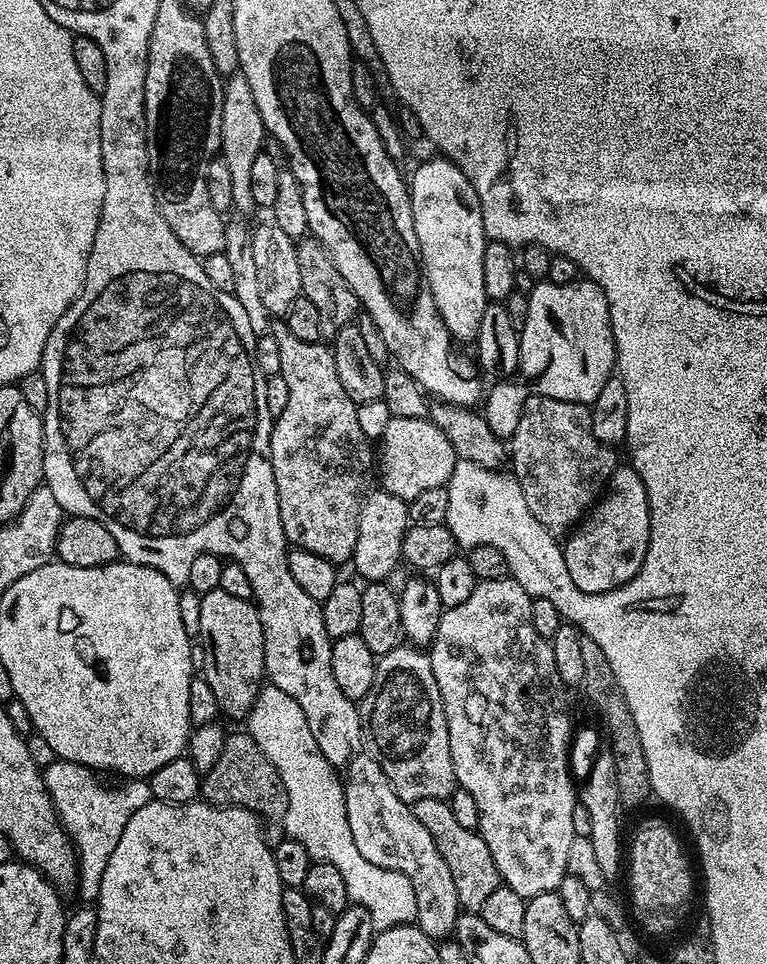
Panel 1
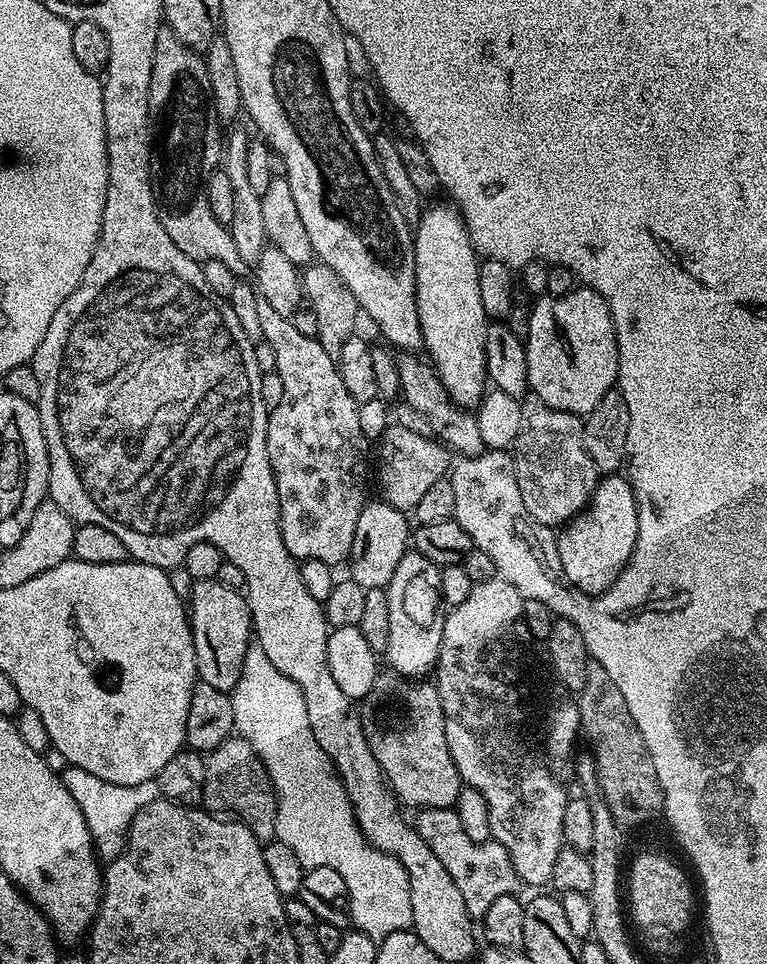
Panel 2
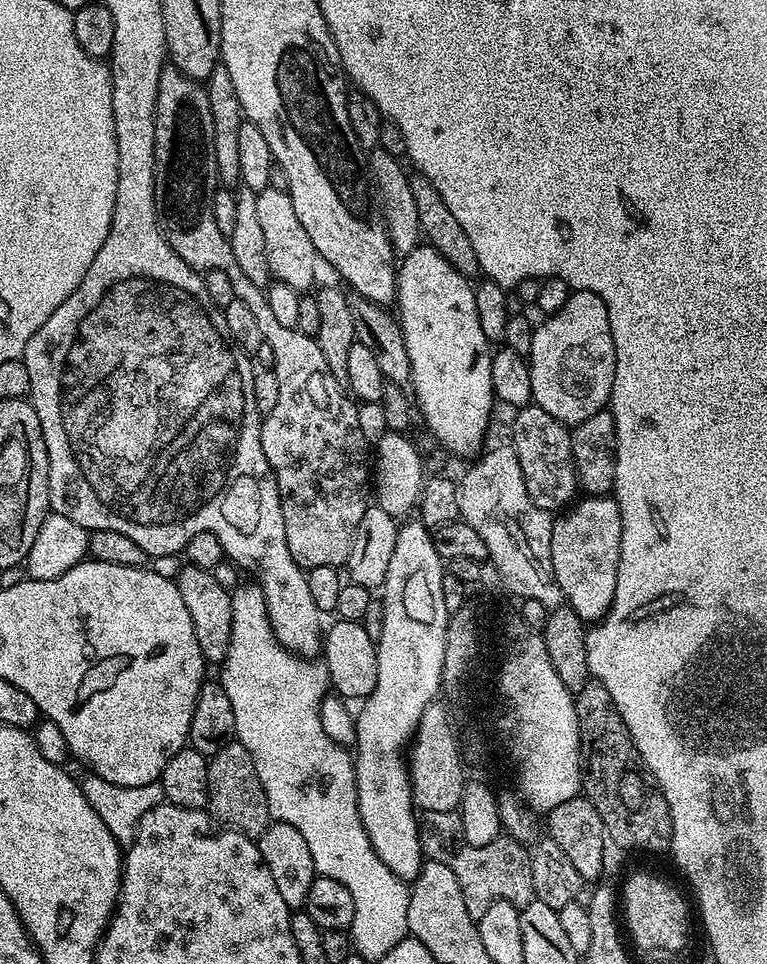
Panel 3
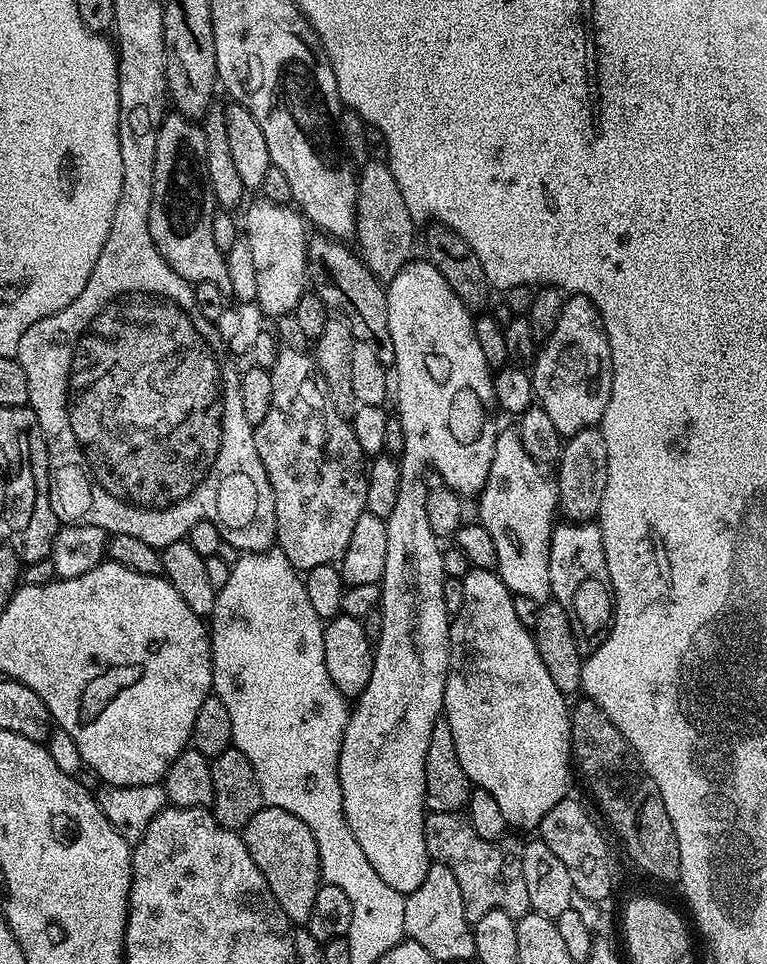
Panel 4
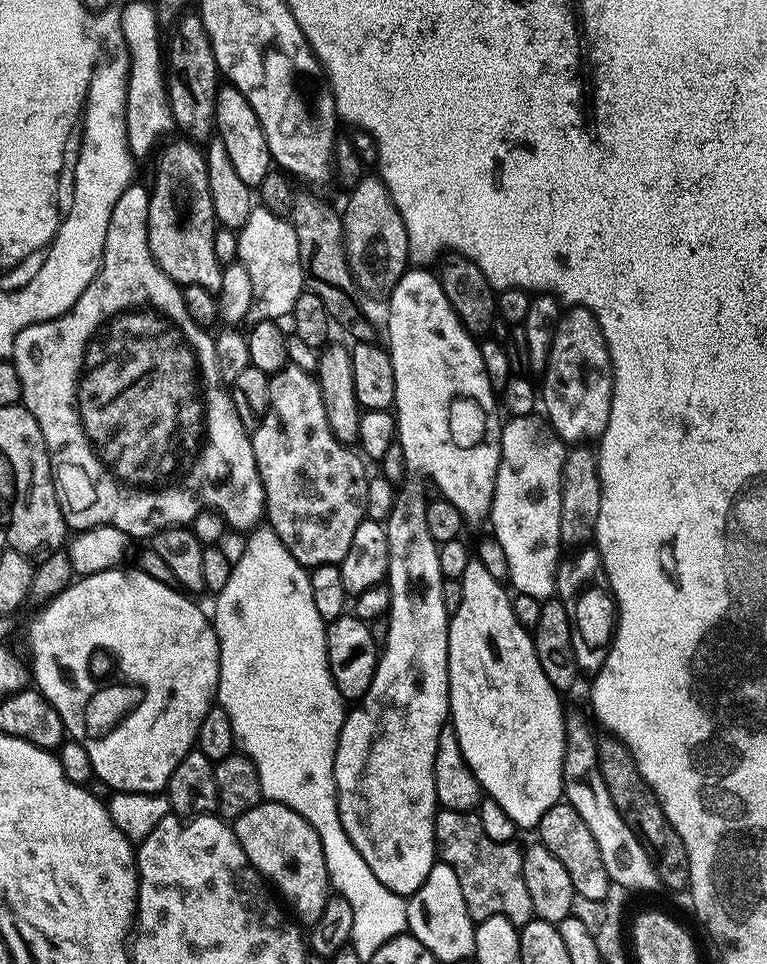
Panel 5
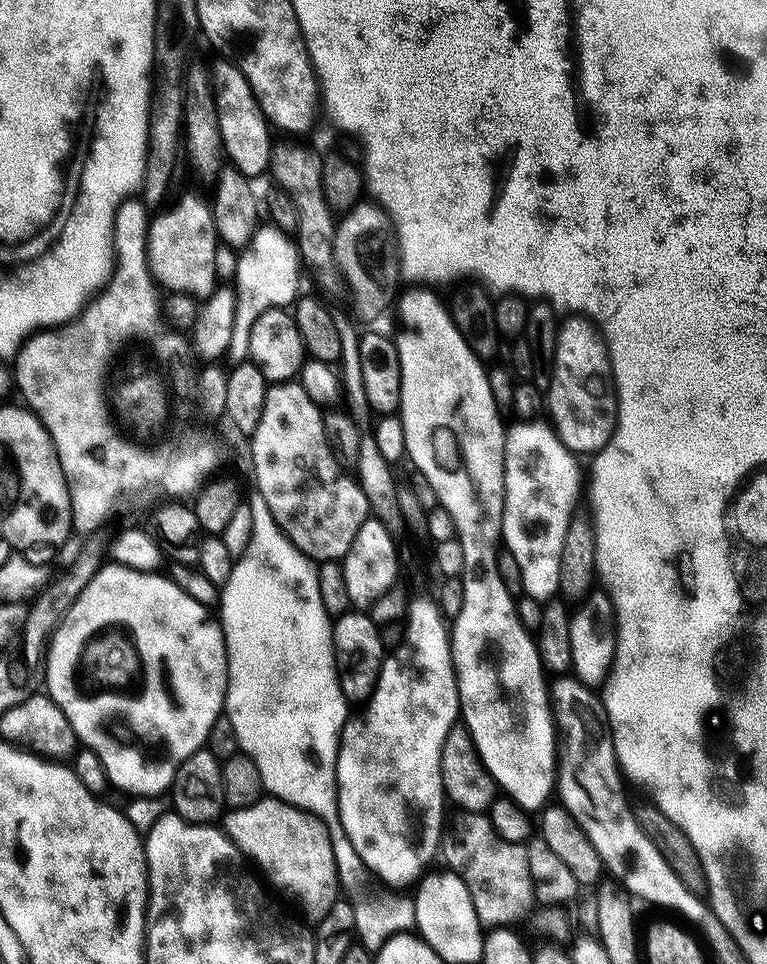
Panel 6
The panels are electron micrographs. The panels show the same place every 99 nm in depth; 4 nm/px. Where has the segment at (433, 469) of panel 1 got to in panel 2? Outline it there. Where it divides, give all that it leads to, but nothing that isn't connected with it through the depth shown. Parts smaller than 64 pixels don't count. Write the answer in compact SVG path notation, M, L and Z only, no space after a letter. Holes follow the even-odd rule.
M390 424L381 436L378 447L378 486L379 495L388 505L405 512L413 511L427 488L443 479L450 466L445 447L431 437L422 436Z

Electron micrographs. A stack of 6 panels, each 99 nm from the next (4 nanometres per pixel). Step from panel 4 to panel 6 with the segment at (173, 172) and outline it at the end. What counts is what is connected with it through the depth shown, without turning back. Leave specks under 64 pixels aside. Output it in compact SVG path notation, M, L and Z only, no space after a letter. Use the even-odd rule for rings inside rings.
M180 196L173 208L167 208L148 225L148 269L161 289L168 288L169 293L180 292L203 302L218 287L214 270L218 237L211 207L198 196Z

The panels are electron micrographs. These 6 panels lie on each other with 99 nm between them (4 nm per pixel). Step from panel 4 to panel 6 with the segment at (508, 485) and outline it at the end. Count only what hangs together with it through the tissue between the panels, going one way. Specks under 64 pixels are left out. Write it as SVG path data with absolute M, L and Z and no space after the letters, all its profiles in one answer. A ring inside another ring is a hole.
M542 420L515 421L504 437L504 506L501 539L505 549L514 555L522 573L522 590L530 598L544 602L558 591L558 569L561 566L563 539L575 517L582 476L575 453L569 451L556 436L549 423Z

